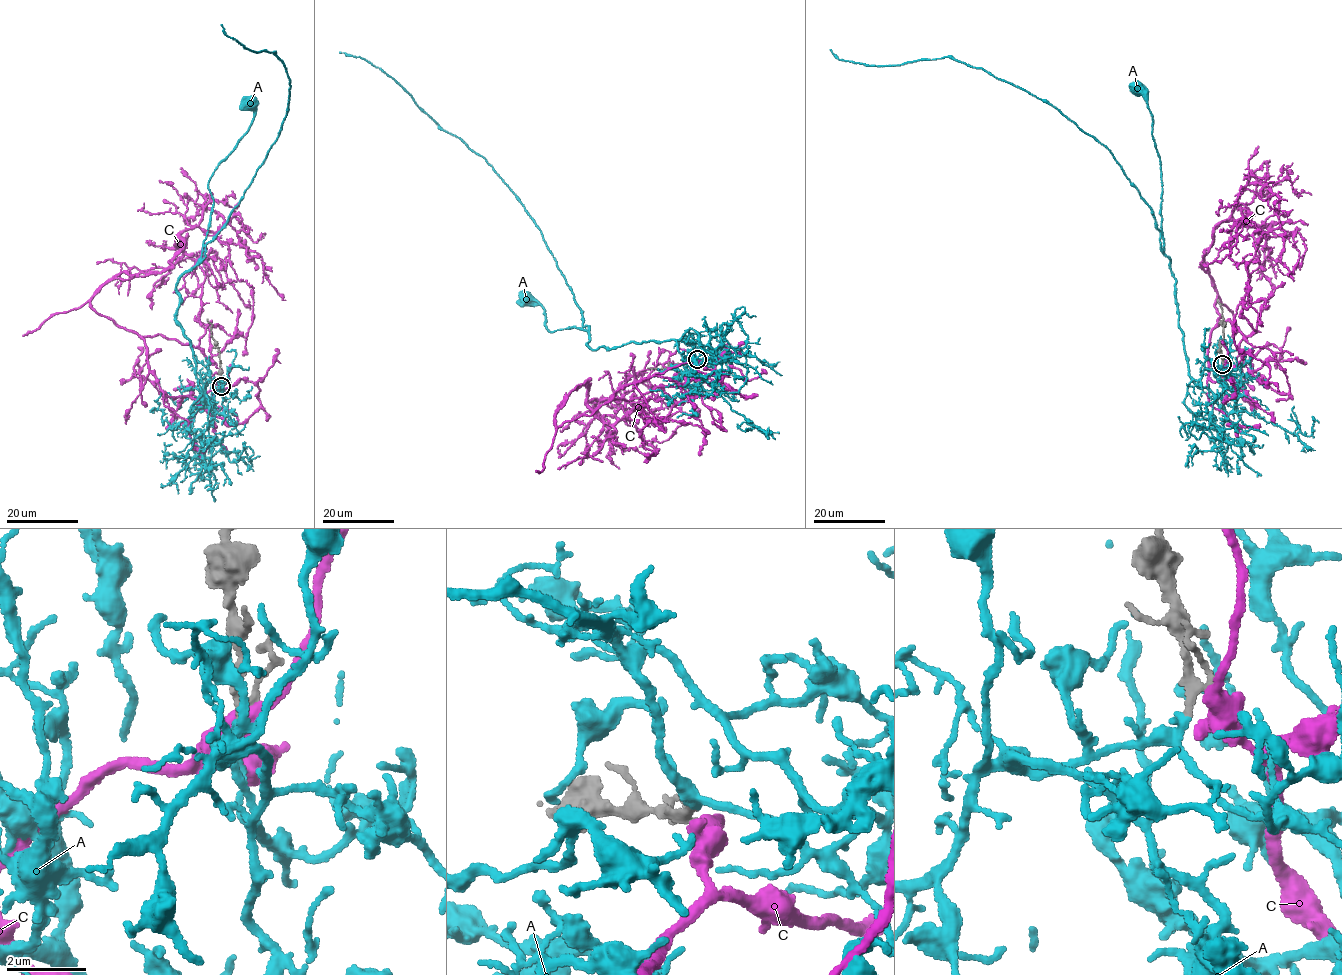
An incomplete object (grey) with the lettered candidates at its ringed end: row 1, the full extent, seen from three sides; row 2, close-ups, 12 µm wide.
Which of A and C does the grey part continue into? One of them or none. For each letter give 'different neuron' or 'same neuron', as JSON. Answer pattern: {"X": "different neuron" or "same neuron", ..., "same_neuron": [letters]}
{"A": "same neuron", "C": "different neuron", "same_neuron": ["A"]}

